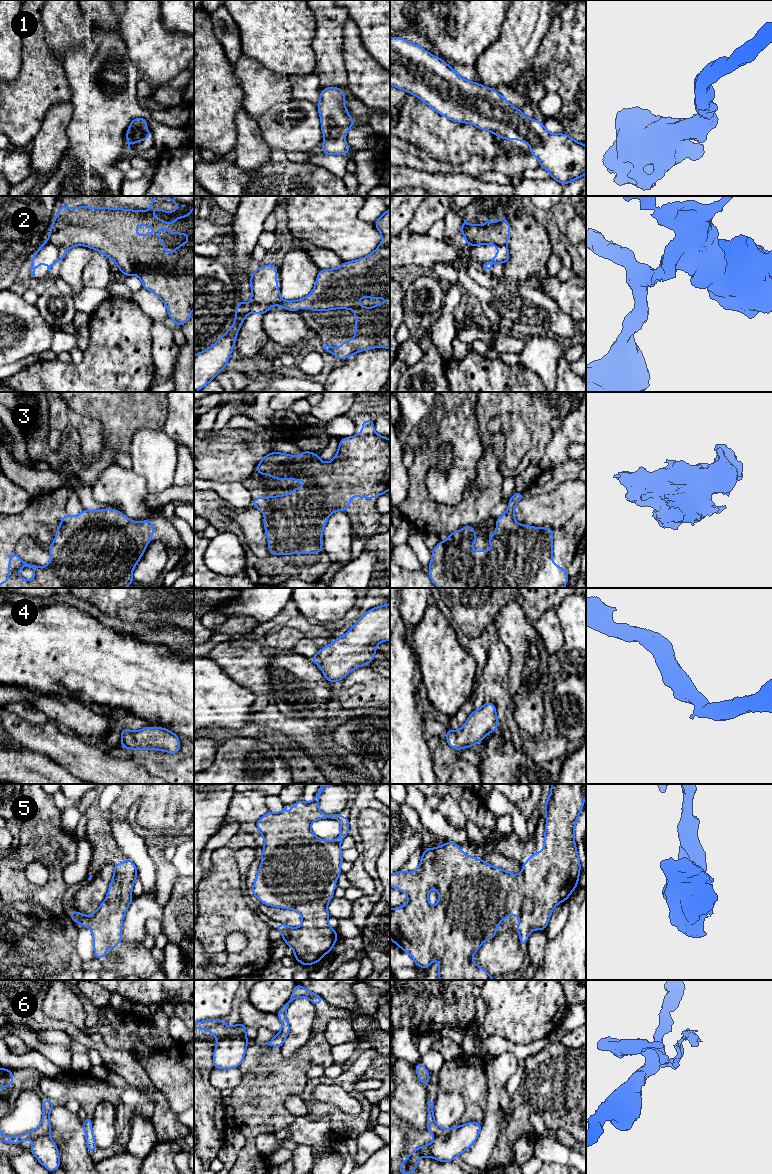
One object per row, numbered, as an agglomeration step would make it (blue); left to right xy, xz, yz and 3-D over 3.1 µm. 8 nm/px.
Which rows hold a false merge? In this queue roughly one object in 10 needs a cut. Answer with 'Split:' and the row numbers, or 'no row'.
Split: 2, 6

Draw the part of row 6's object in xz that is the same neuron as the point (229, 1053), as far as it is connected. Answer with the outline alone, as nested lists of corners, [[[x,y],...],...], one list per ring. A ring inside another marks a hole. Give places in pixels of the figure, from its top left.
[[[239,1022],[234,1025],[234,1033],[229,1037],[216,1038],[217,1046],[213,1052],[215,1069],[240,1067],[249,1041],[246,1037],[247,1027]]]

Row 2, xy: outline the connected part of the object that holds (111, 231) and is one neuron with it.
[[[156,196],[150,202],[148,211],[58,206],[48,240],[57,247],[59,262],[62,262],[71,247],[82,245],[112,259],[124,276],[137,275],[142,281],[142,287],[156,294],[166,304],[168,317],[174,320],[175,326],[179,326],[190,319],[194,308],[194,206],[191,206],[189,215],[176,217],[172,224],[156,219],[151,214],[157,208],[163,213],[171,213],[179,207],[176,201],[167,196]],[[138,225],[153,227],[156,231],[150,235],[138,235],[135,232]],[[165,226],[167,234],[189,236],[189,241],[181,243],[170,255],[164,250],[165,244],[159,238],[159,230]]]

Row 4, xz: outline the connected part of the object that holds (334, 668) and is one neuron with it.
[[[390,604],[372,608],[361,616],[353,627],[342,637],[338,637],[328,646],[310,659],[318,664],[326,679],[333,684],[342,680],[352,670],[374,660],[376,646],[383,641],[390,640]]]

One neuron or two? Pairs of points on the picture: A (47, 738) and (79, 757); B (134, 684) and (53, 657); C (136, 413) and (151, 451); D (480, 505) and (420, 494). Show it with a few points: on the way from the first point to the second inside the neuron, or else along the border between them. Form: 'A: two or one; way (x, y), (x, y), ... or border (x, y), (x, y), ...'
A: one; way (55, 742), (71, 751)
B: one; way (114, 668), (84, 657), (73, 657)
C: two; border (162, 429), (139, 429), (134, 434), (129, 449)
D: one; way (465, 512), (436, 512), (433, 509)

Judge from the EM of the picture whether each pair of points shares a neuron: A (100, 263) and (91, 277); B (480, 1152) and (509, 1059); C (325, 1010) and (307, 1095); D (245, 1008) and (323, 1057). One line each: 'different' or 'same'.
A: same
B: same
C: different
D: different

